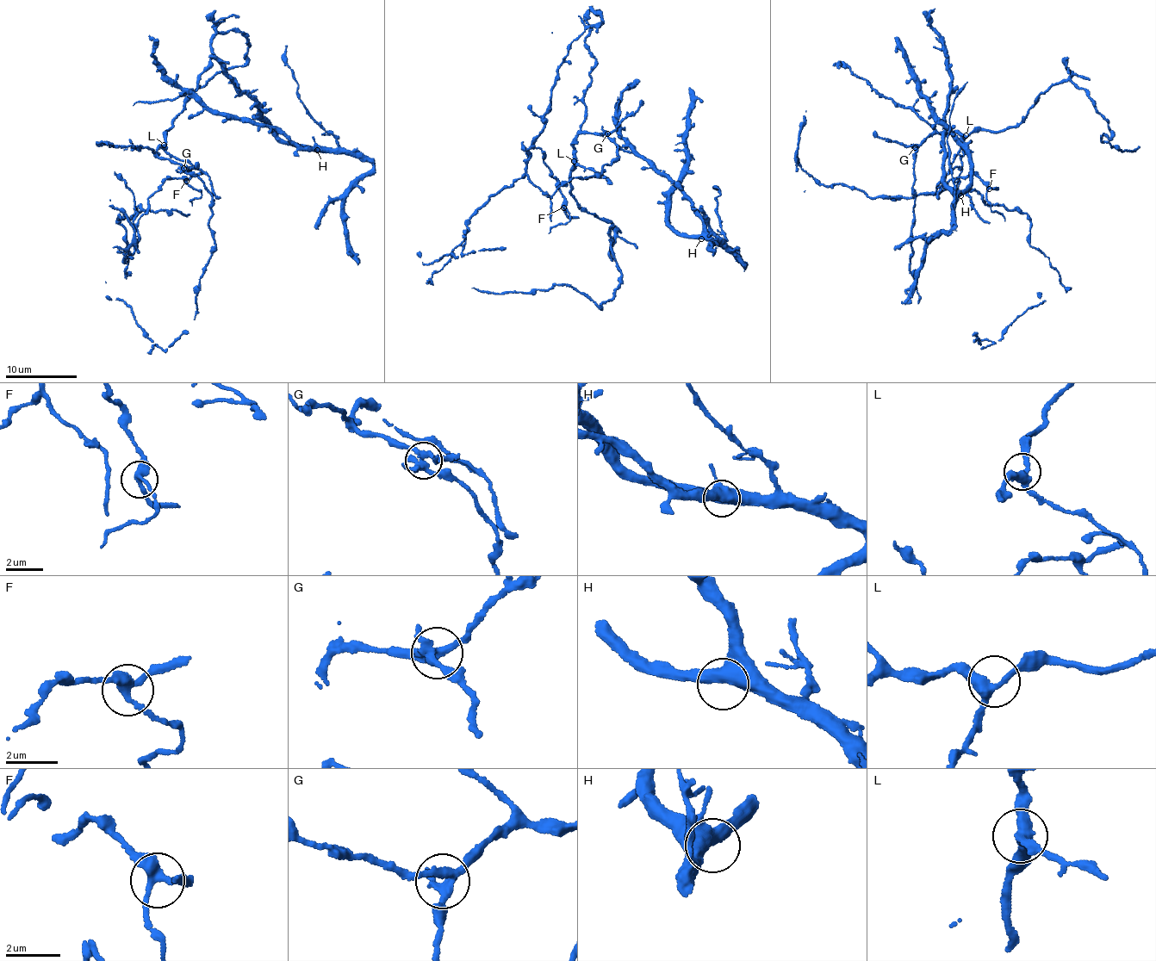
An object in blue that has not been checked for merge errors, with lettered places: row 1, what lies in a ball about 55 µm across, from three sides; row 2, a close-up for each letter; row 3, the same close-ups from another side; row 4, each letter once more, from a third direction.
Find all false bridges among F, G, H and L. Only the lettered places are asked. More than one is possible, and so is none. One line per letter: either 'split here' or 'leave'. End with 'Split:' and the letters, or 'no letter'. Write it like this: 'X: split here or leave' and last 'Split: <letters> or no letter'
F: leave
G: leave
H: leave
L: leave
Split: no letter

